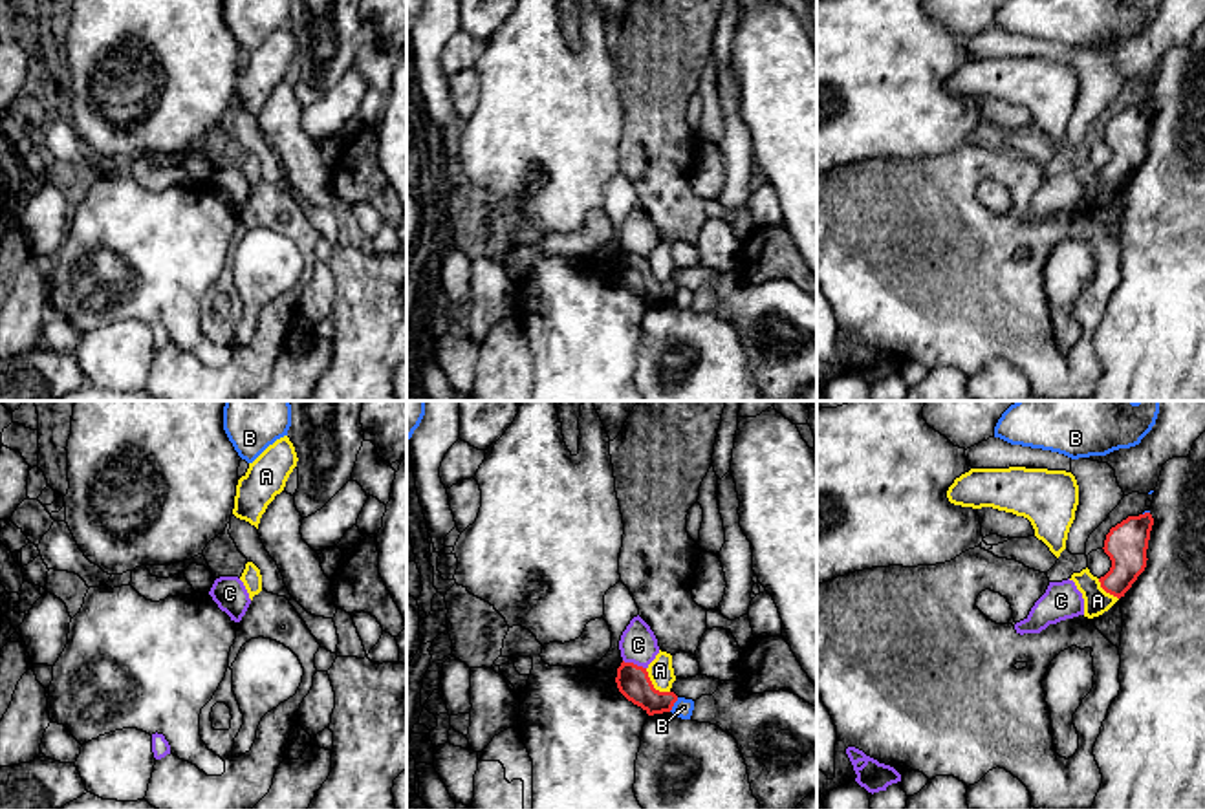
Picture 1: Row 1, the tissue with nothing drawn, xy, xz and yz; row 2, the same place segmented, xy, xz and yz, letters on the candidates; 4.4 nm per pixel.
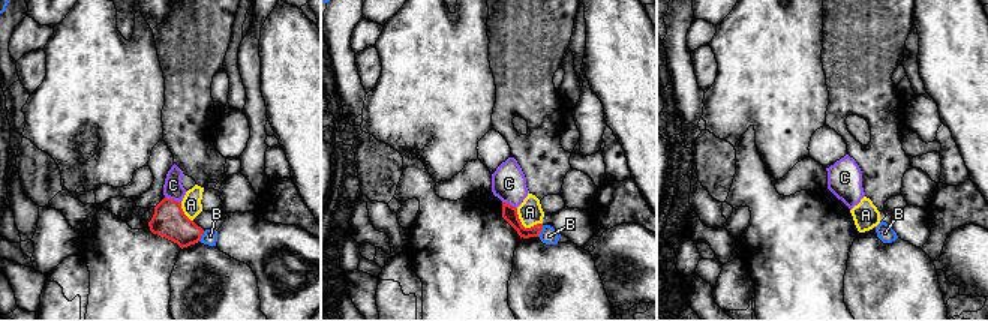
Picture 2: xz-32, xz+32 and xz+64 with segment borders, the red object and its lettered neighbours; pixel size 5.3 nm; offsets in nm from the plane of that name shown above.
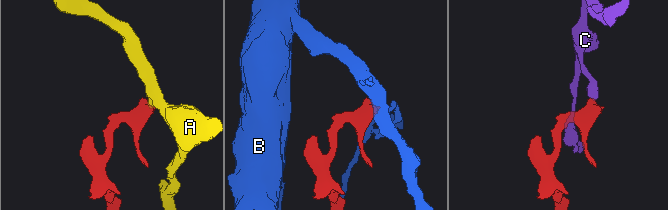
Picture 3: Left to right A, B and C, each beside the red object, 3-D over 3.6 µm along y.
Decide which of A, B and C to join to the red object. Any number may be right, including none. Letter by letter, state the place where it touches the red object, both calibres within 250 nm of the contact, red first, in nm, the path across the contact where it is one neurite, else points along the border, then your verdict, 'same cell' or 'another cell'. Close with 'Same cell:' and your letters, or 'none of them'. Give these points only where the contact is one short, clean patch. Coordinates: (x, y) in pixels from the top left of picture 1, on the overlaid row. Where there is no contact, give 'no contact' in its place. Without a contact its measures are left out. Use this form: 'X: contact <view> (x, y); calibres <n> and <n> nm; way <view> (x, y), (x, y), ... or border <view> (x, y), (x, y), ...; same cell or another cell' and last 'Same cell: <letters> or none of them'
A: contact xz (652, 685); calibres 140 and 110 nm; border xz (645, 668), (651, 683), (669, 692); another cell
B: contact xz (673, 705); calibres 140 and 80 nm; border xz (678, 698), (669, 711); another cell
C: contact xz (634, 665); calibres 140 and 170 nm; border xz (623, 659), (645, 668); another cell
Same cell: none of them

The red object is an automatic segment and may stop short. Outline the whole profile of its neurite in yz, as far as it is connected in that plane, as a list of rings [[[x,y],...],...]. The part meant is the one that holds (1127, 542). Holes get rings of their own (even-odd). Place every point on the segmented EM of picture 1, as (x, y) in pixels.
[[[1150,512],[1128,516],[1110,529],[1104,553],[1112,560],[1110,571],[1099,578],[1101,588],[1121,599],[1146,567],[1146,549],[1154,518]]]

